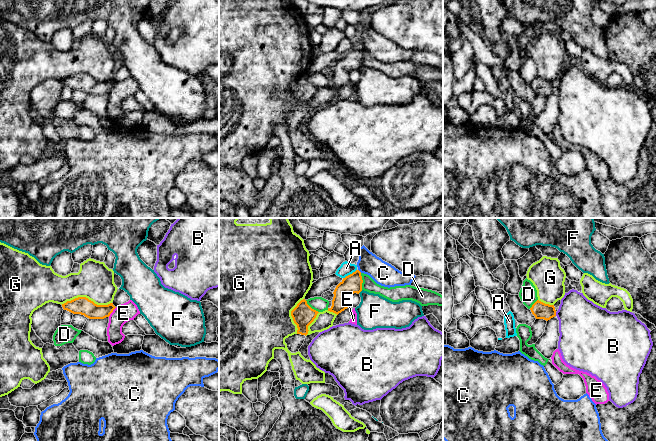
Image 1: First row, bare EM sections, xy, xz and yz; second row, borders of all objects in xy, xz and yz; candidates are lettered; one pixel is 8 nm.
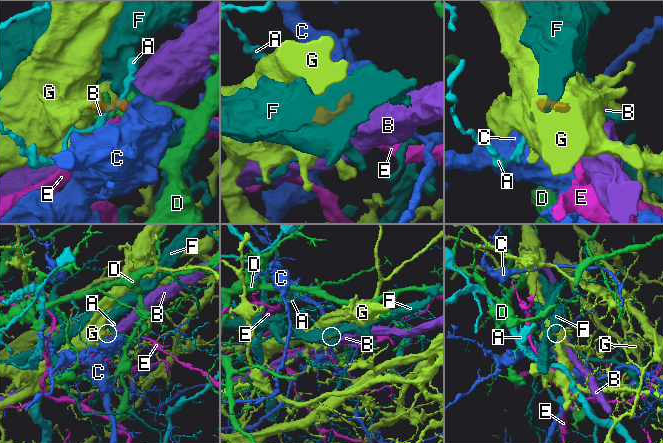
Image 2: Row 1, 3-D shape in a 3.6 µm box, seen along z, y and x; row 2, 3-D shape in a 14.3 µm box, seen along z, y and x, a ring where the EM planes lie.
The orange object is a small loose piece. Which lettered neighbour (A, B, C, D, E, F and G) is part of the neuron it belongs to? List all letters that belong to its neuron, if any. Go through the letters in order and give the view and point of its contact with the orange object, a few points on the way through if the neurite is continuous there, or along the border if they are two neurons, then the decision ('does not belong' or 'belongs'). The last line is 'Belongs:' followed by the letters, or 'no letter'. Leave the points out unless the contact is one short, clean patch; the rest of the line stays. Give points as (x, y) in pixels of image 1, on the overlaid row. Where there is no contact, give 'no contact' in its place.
A: contact xz (350, 274); border xz (356, 269), (343, 278); does not belong
B: contact yz (555, 314); border yz (555, 312), (556, 315); does not belong
C: contact xz (359, 271); border xz (358, 269), (361, 272); does not belong
D: contact xz (362, 281); does not belong
E: contact xy (112, 311); border xy (116, 307), (108, 316); does not belong
F: contact xz (360, 291); border xz (362, 290), (358, 293); does not belong
G: contact xy (86, 298); border xy (111, 302), (96, 304), (85, 297), (75, 297), (61, 304); does not belong
Belongs: no letter

